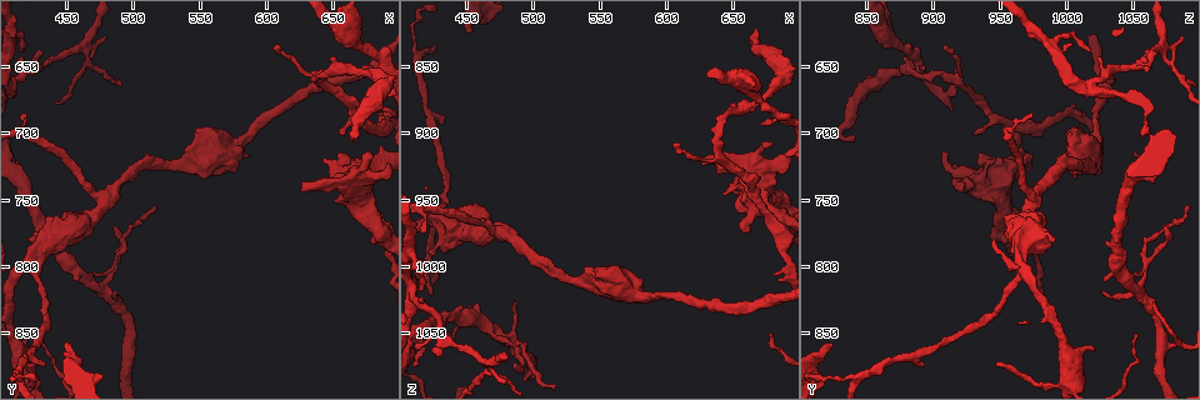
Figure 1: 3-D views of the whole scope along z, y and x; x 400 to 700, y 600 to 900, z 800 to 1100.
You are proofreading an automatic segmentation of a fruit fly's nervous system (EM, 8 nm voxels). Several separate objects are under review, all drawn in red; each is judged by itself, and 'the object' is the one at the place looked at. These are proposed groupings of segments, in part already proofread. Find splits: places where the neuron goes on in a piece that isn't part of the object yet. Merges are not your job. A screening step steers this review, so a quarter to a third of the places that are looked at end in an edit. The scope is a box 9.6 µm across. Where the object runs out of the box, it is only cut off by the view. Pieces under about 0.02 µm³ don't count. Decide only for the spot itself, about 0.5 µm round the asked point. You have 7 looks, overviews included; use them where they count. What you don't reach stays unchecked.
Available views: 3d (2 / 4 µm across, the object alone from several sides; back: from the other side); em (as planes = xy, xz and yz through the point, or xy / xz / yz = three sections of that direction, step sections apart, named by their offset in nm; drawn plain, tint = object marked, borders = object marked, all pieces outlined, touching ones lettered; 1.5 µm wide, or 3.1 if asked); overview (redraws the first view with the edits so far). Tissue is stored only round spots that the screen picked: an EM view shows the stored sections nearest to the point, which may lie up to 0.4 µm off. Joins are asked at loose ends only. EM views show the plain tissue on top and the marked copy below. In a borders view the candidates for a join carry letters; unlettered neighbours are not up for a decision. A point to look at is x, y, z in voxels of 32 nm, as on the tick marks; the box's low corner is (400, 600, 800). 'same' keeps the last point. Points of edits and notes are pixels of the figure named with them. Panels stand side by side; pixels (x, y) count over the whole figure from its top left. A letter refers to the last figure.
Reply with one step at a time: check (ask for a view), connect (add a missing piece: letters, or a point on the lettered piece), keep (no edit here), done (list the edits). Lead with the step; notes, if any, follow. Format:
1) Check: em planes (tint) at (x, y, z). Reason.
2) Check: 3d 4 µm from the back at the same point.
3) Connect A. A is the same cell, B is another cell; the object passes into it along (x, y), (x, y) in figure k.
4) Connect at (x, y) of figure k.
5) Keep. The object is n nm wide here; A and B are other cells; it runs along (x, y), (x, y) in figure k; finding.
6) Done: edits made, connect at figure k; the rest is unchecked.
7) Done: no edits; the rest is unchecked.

Check: em planes (borders) at (678, 716, 906). Branch stops here.

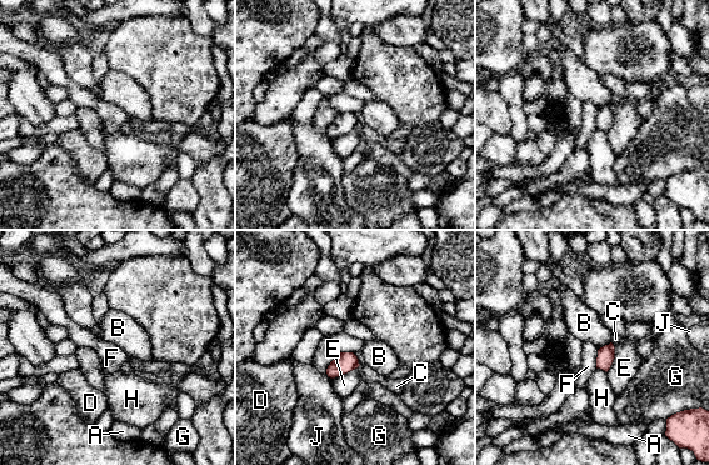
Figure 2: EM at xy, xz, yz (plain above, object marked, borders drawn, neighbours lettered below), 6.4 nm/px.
Keep. A, B, C, D, E, F, G, H and J are other cells; no lettered piece goes on from it.

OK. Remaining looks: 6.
Check: 3d 2 µm at (626, 742, 922).

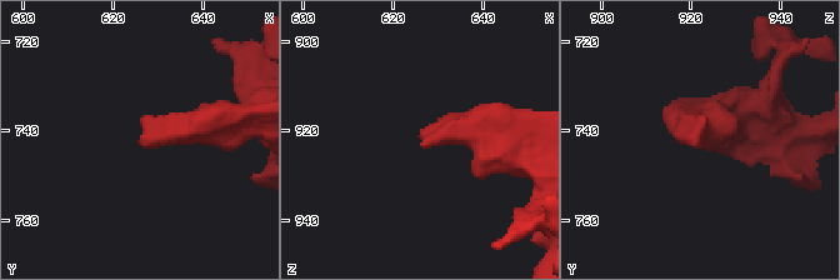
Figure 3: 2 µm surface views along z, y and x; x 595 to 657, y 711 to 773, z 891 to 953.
Check: em planes (borders) at (626, 742, 921). Now the EM.

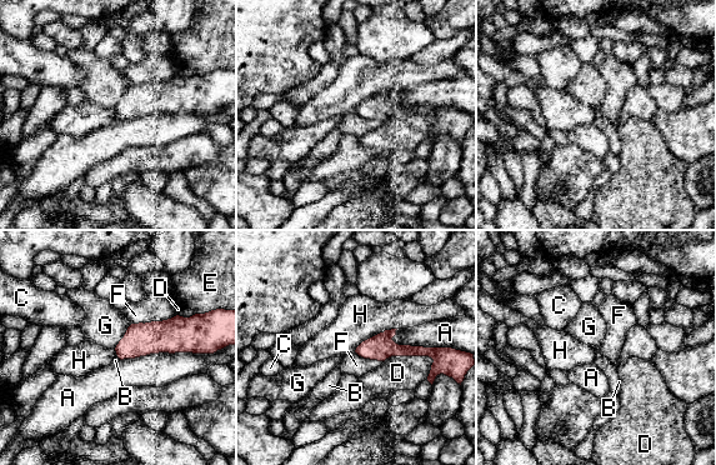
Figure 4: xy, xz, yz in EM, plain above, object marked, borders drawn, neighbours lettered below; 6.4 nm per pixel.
Keep. A, B, C, D, E, F, G and H are other cells; it runs along (359, 350), (420, 350), (431, 354) in figure 4; none of them fits.

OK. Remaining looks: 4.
Check: em planes (borders) at (606, 634, 908). Tapers out.

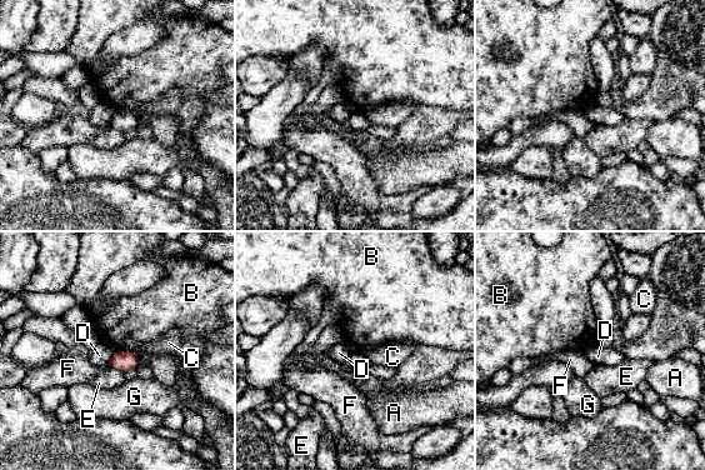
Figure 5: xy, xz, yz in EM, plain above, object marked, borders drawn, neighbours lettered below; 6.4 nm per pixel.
Keep. A, B, C, D, E, F and G are other cells; a border runs along (114, 351), (134, 351), (136, 354) in figure 5; none of them fits.

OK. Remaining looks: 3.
Done: no edits; the rest is unchecked.

